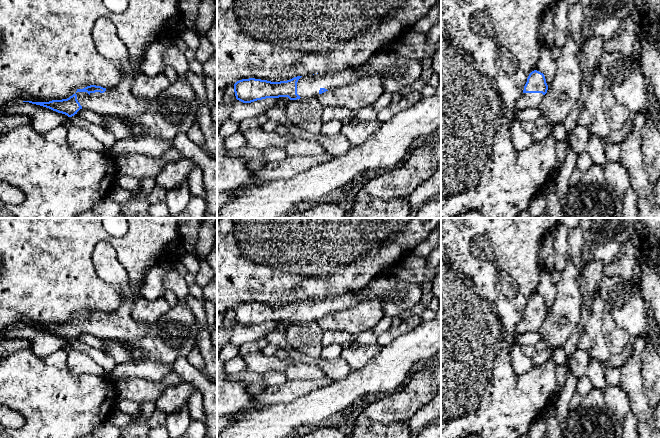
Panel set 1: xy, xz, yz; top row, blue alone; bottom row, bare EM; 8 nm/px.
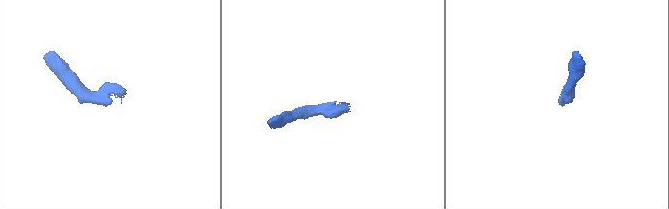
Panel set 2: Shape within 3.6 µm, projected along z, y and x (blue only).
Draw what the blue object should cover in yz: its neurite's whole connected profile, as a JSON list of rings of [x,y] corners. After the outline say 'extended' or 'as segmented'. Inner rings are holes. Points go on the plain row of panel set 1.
[[[537,294],[532,295],[527,302],[523,319],[517,325],[518,335],[526,332],[538,332],[547,314],[548,309],[544,298]]]; extended

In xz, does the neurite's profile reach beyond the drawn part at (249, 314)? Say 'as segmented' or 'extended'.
extended

